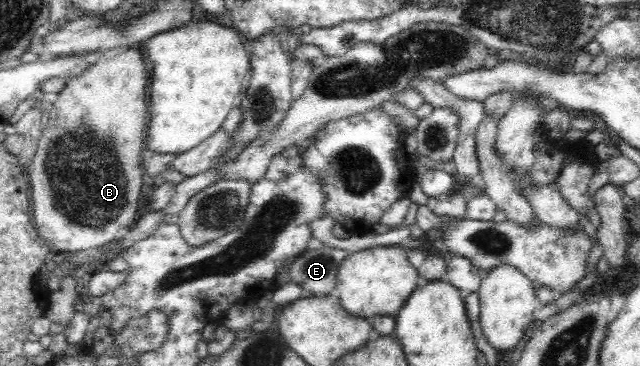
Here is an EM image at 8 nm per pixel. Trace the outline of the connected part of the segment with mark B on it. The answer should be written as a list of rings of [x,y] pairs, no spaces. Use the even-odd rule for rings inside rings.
[[[129,50],[108,60],[101,56],[94,66],[83,76],[69,79],[66,82],[65,88],[58,94],[58,100],[54,104],[53,109],[49,112],[49,125],[42,130],[39,138],[39,146],[35,152],[35,158],[31,162],[31,166],[26,169],[28,181],[30,184],[30,202],[31,202],[31,217],[34,223],[37,234],[45,240],[52,251],[55,253],[70,252],[86,250],[91,248],[101,248],[116,241],[120,235],[125,234],[139,216],[139,200],[141,200],[142,178],[145,170],[142,165],[142,152],[145,149],[145,140],[148,126],[145,125],[147,120],[147,112],[149,112],[149,102],[145,100],[145,84],[147,84],[147,72],[145,71],[145,60],[141,50]]]

